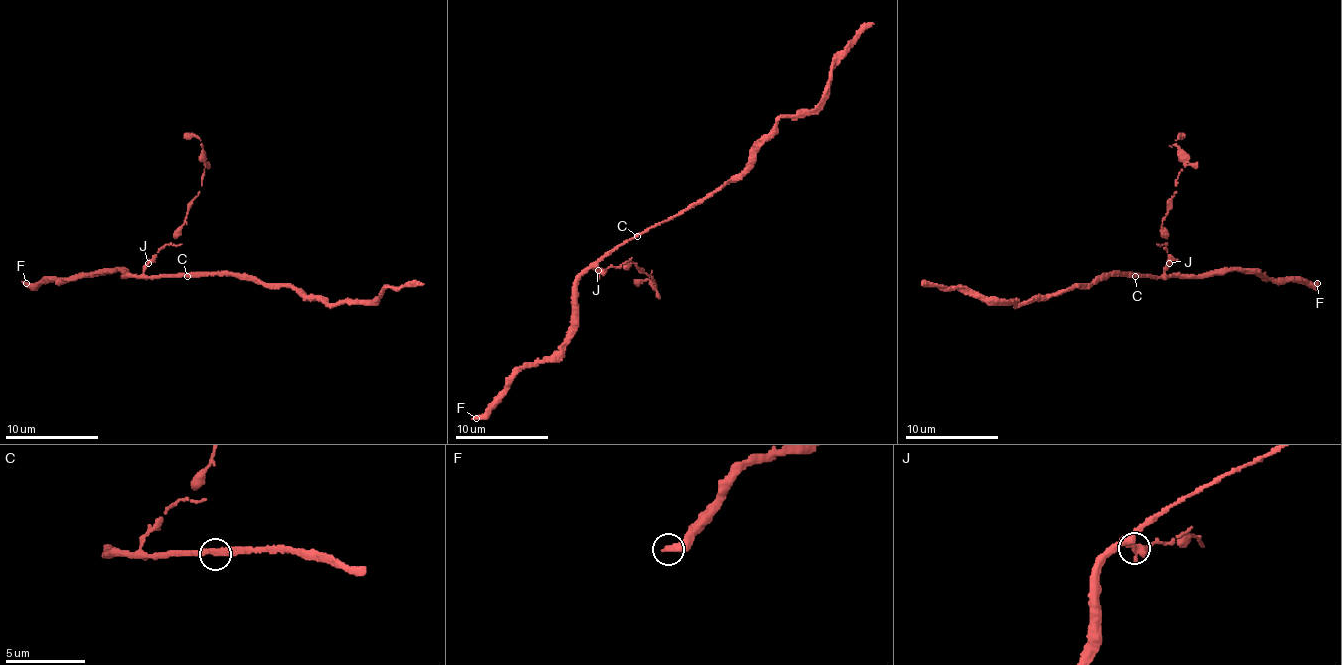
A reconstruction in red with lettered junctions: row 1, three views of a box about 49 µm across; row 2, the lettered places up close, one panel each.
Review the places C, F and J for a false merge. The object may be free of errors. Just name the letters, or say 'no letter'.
J

